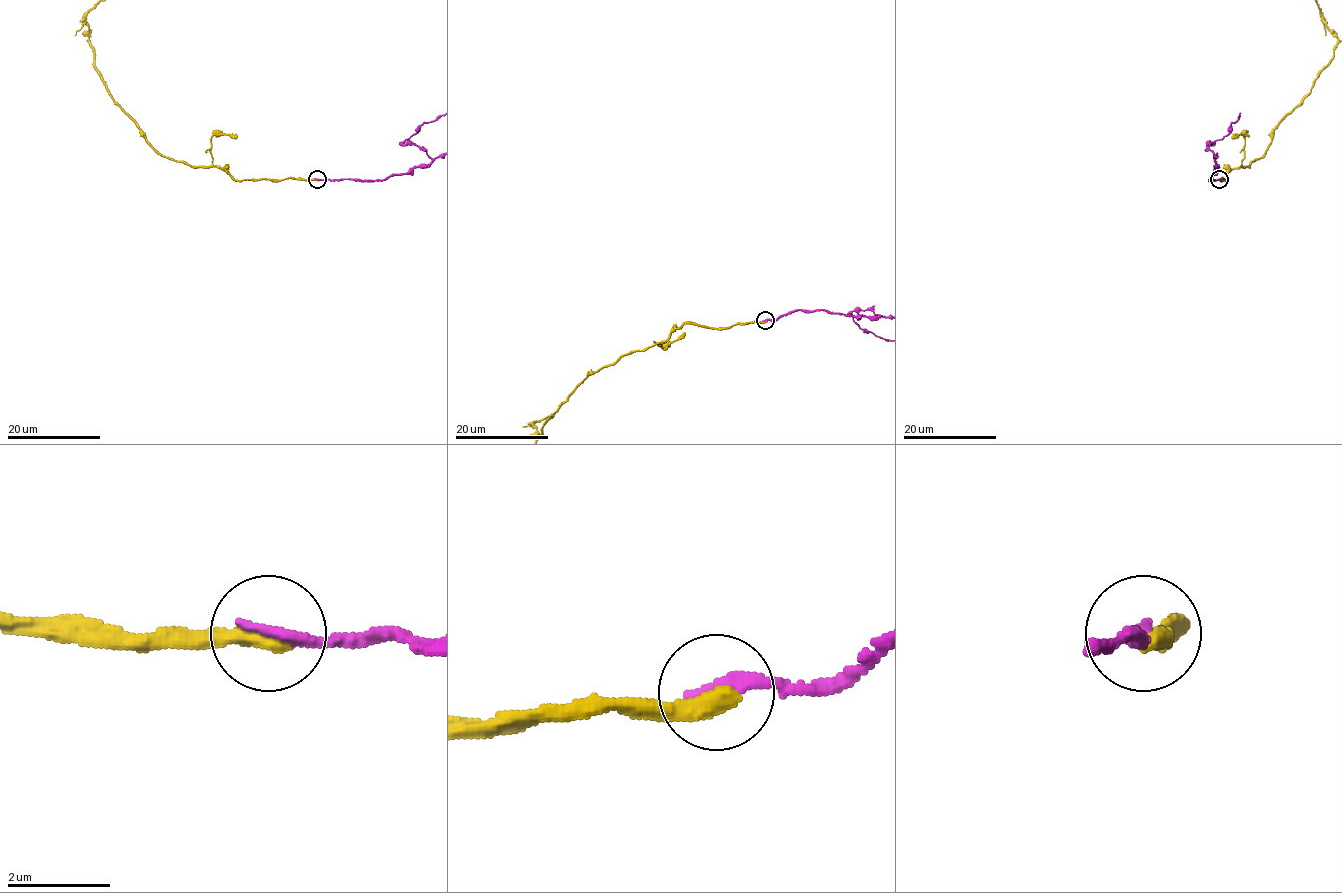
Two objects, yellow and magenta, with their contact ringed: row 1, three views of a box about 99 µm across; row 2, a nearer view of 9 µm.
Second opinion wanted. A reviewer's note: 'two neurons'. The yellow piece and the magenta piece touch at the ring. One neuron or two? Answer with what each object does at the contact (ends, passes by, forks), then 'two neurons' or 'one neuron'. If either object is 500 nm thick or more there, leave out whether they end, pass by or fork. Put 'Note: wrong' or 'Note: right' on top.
Note: right
yellow ends; magenta ends; two neurons

